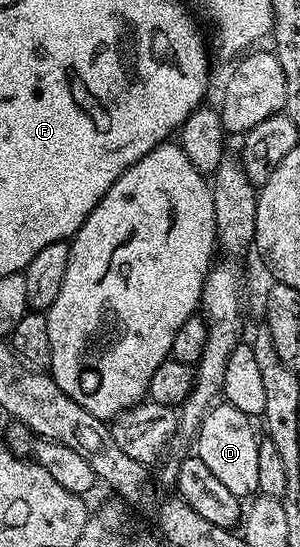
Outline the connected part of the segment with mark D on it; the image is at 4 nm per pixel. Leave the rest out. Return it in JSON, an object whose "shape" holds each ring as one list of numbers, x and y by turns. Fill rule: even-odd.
{"shape":[[220,402,209,409,196,435,196,454,202,458,214,478,226,486,235,496,248,498,258,489,258,446,260,440,252,429,253,417,242,414,242,410]]}

